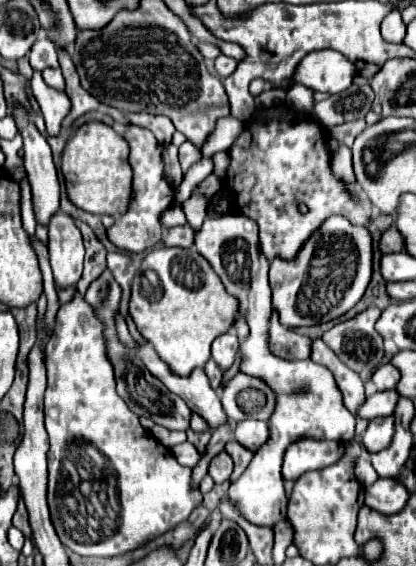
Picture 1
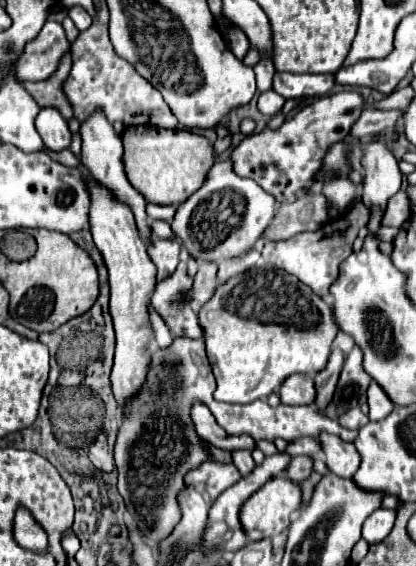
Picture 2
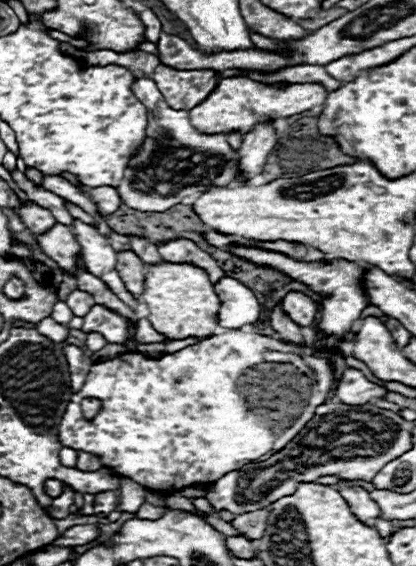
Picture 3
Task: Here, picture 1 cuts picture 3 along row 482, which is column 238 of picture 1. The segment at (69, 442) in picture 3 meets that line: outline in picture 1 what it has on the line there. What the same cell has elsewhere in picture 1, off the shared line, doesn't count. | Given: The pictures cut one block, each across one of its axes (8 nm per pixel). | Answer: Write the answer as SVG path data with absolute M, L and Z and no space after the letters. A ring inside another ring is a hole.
M292 112L272 120L262 120L256 116L246 124L246 130L228 152L230 168L224 186L234 192L236 212L258 224L260 244L268 260L276 256L288 260L294 258L310 234L330 214L342 214L358 226L366 226L370 222L372 204L360 190L358 196L352 198L344 182L332 174L324 138L328 138L326 128L312 118L298 118ZM298 204L306 204L310 210L302 214Z

